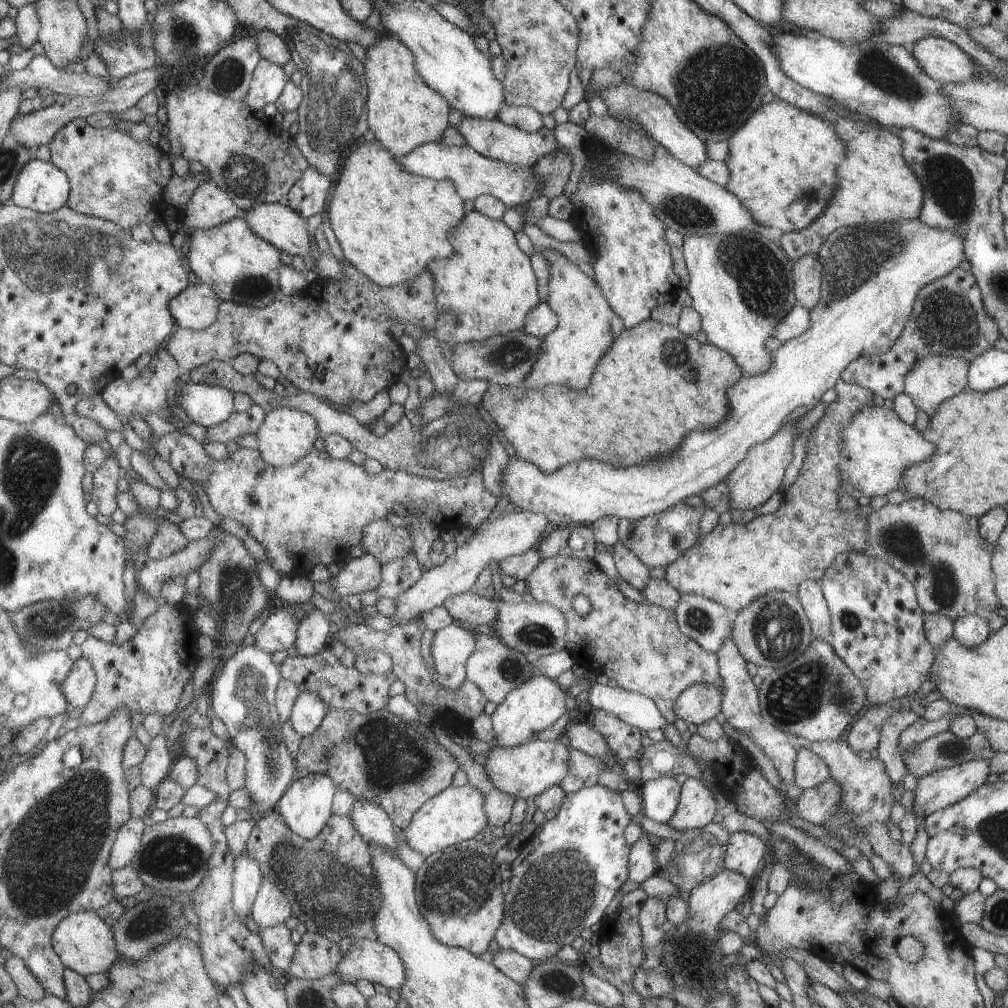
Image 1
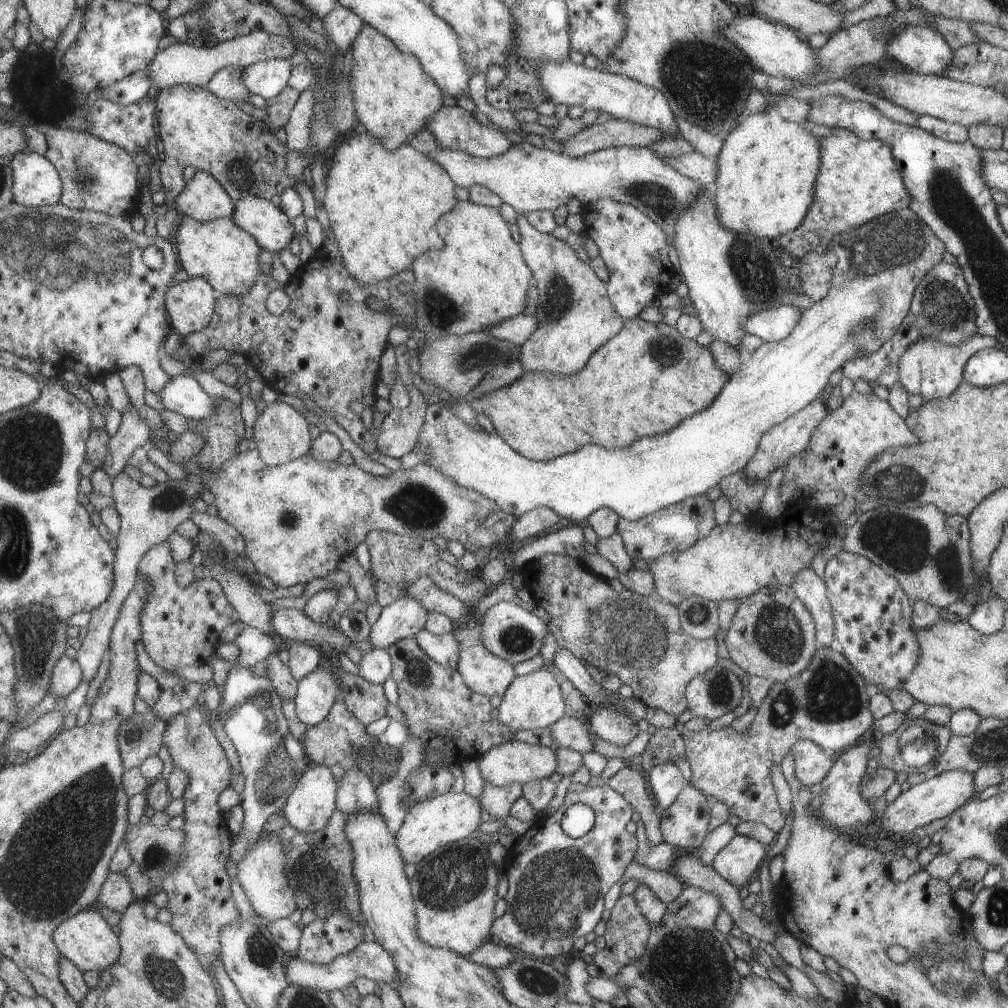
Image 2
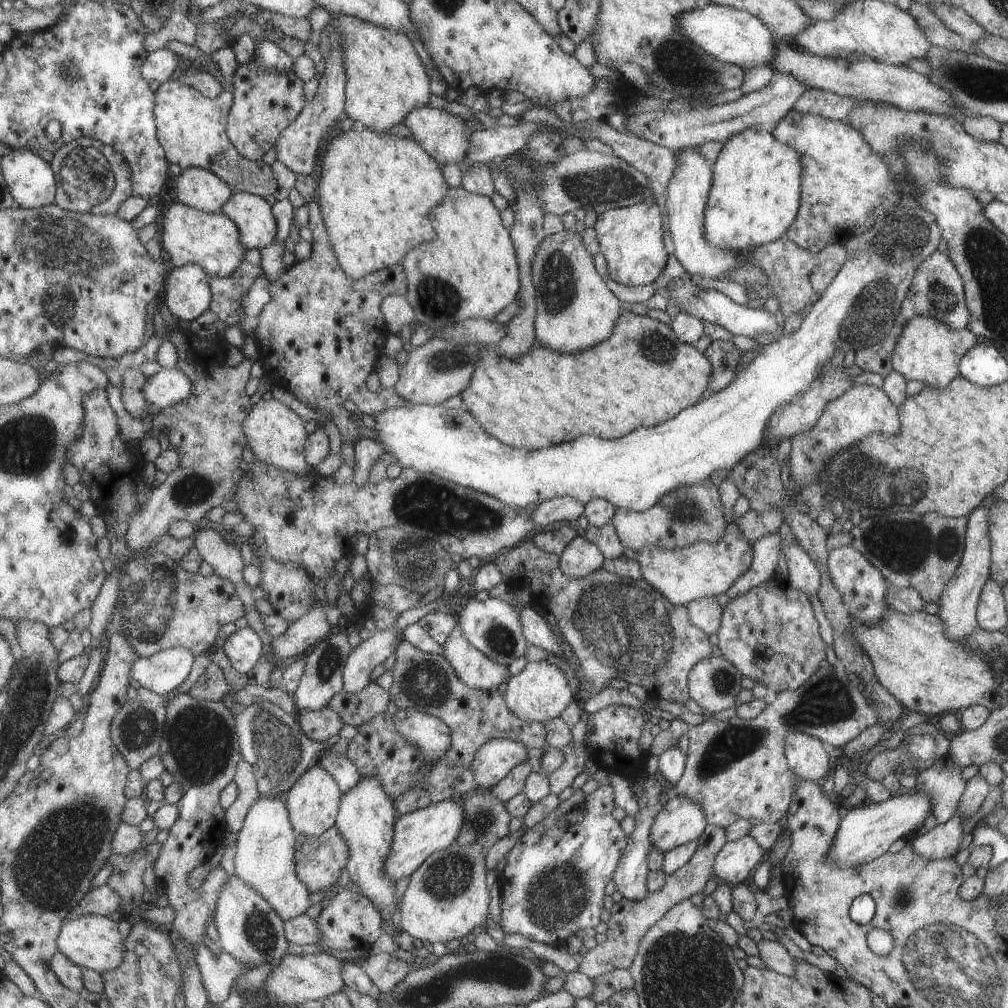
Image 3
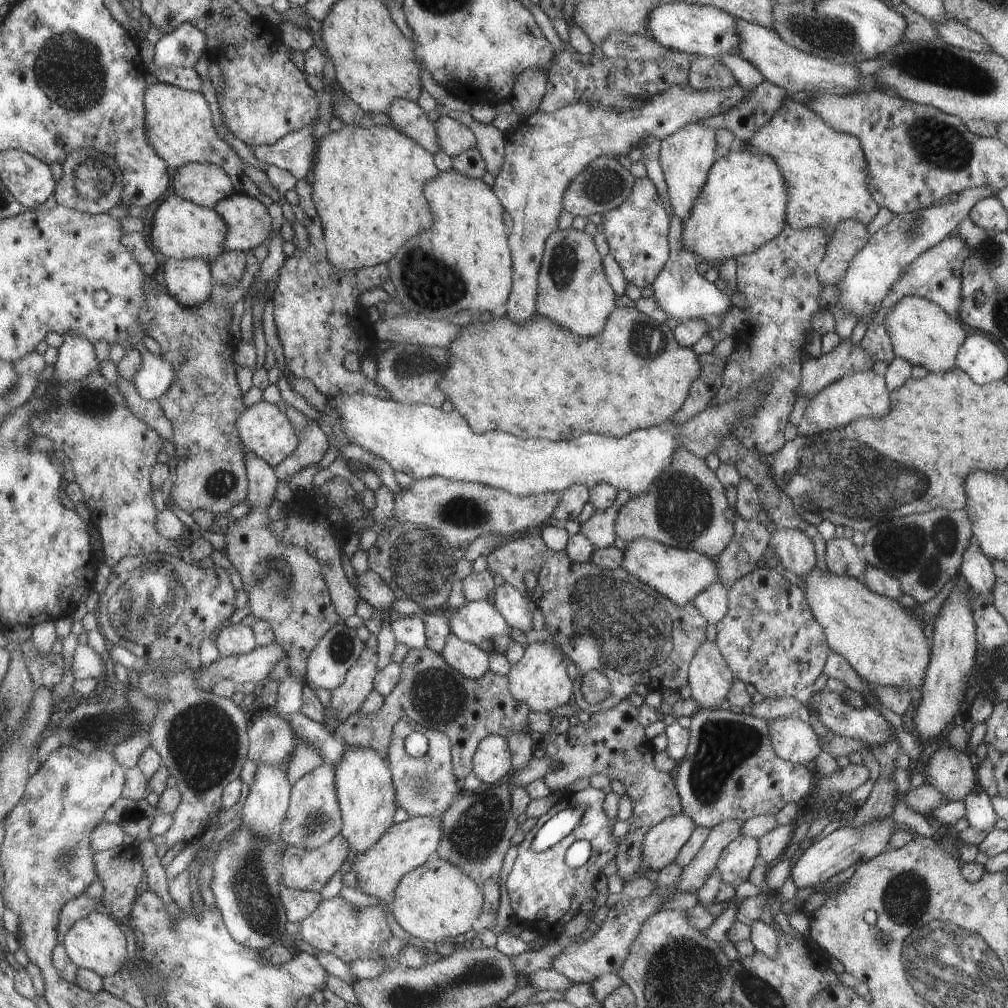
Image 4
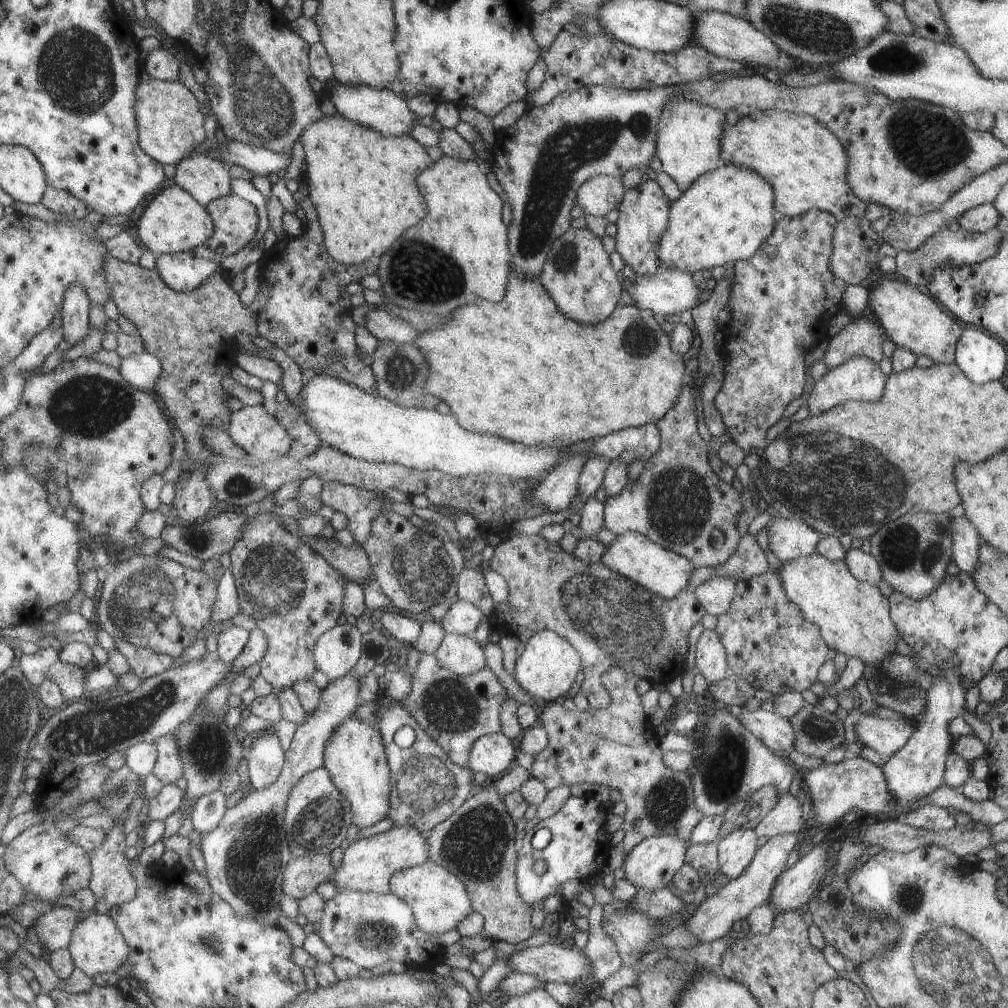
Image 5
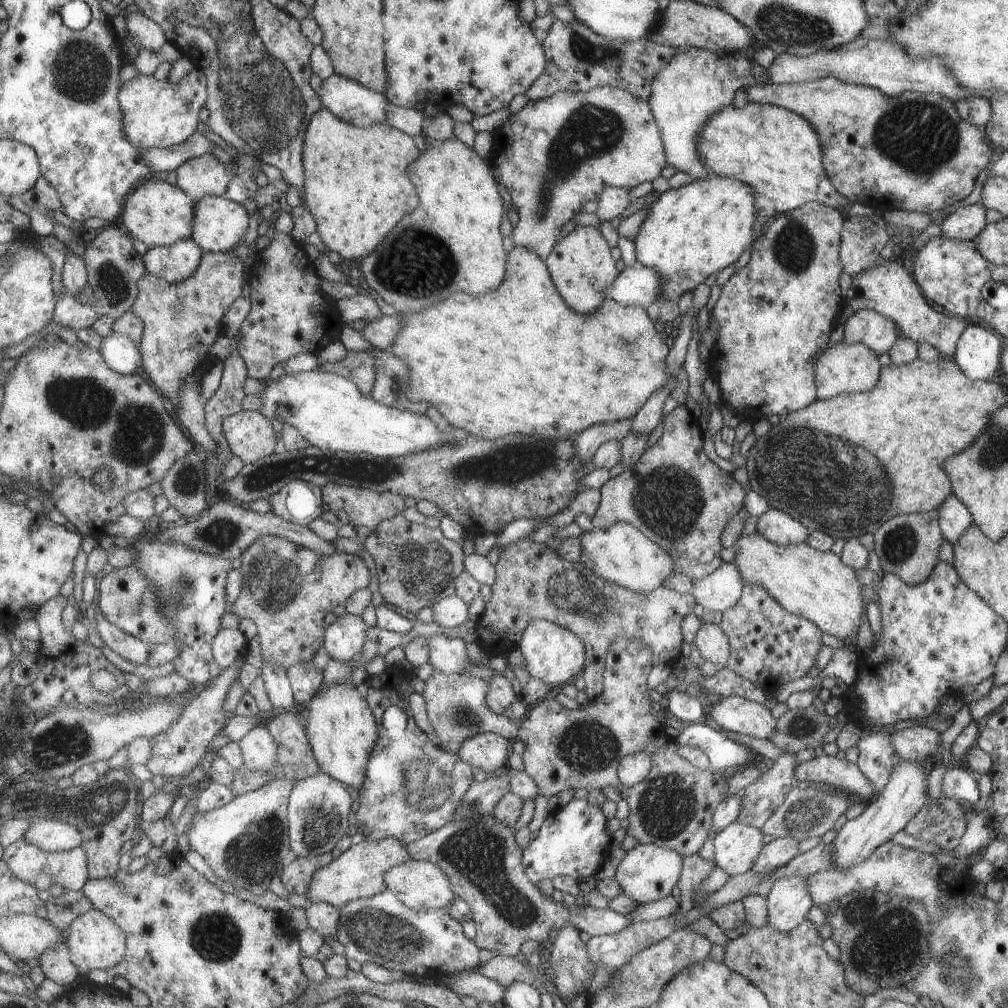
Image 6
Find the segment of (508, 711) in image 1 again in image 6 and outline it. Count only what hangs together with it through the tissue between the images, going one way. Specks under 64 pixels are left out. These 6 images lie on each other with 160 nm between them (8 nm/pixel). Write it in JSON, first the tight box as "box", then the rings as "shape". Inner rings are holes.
{"box":[518,620,583,688],"shape":[[[533,620],[522,632],[521,640],[518,642],[518,649],[523,654],[525,671],[531,678],[549,684],[550,688],[555,684],[571,682],[581,666],[583,666],[583,643],[570,630],[557,626],[547,620]]]}

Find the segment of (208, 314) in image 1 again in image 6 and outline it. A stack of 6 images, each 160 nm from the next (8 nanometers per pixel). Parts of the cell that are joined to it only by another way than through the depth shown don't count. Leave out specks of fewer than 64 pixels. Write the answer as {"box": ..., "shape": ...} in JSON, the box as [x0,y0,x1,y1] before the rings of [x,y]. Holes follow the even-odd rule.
{"box":[144,238,202,283],"shape":[[[190,238],[179,240],[173,246],[148,248],[144,260],[148,272],[166,279],[167,283],[185,280],[195,272],[202,257],[202,248]]]}

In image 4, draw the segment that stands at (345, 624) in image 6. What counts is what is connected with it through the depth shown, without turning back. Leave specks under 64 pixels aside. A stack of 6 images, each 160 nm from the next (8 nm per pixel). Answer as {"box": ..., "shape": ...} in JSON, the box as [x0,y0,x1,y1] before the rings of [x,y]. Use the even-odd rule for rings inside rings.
{"box":[305,625,363,692],"shape":[[[332,625],[314,647],[306,661],[305,683],[311,692],[331,690],[343,683],[347,670],[362,654],[363,642],[355,630],[345,625]]]}

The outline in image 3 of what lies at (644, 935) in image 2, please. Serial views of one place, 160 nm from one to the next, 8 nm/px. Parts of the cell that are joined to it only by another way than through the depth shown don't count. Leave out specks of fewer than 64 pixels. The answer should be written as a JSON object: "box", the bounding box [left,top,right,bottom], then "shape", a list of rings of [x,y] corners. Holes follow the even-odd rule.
{"box":[577,824,725,978],"shape":[[[706,824],[706,829],[696,840],[696,850],[691,858],[672,874],[667,875],[664,886],[657,892],[649,893],[643,900],[633,902],[622,898],[611,906],[609,920],[607,920],[607,930],[605,930],[605,940],[602,944],[597,944],[579,960],[577,971],[585,974],[588,978],[595,978],[615,969],[627,969],[635,957],[641,936],[667,911],[671,906],[675,906],[679,900],[690,898],[693,894],[701,893],[709,876],[711,876],[713,862],[721,846],[725,844],[725,834],[723,828]]]}

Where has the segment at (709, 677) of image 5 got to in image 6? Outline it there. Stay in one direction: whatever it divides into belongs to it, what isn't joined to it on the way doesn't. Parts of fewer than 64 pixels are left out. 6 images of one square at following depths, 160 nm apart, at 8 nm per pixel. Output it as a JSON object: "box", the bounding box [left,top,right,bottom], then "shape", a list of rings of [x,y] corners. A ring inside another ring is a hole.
{"box":[694,623,729,666],"shape":[[[701,623],[694,637],[697,652],[705,662],[724,666],[729,653],[729,639],[721,627],[712,623]]]}

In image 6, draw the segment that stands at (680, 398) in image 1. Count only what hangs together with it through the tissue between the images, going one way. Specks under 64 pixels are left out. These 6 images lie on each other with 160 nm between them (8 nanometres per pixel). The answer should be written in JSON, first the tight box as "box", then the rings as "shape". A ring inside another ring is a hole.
{"box":[391,248,671,440],"shape":[[[513,248],[507,252],[506,277],[494,290],[489,290],[479,296],[467,296],[467,294],[453,294],[451,298],[445,298],[443,302],[433,304],[431,308],[425,308],[415,314],[405,314],[405,326],[399,328],[399,334],[393,338],[391,354],[395,354],[399,360],[403,360],[409,368],[411,382],[407,390],[407,399],[411,402],[427,402],[435,407],[442,416],[442,423],[455,428],[463,428],[467,434],[475,434],[477,438],[499,438],[505,434],[527,434],[527,436],[547,436],[555,440],[572,440],[576,434],[583,432],[594,424],[617,422],[625,418],[634,418],[639,408],[659,390],[671,375],[665,370],[666,358],[669,356],[669,348],[664,342],[664,333],[655,330],[653,322],[649,320],[641,306],[623,306],[621,303],[610,299],[603,300],[599,310],[593,314],[577,314],[567,307],[562,296],[555,290],[551,282],[549,271],[543,259],[537,254],[525,248]]]}

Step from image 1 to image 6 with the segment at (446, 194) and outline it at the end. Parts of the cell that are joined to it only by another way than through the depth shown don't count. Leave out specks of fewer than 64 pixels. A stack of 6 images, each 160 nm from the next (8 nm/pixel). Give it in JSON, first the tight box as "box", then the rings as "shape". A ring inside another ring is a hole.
{"box":[301,110,420,260],"shape":[[[318,110],[306,126],[302,142],[302,167],[305,186],[301,201],[315,220],[316,232],[330,252],[339,254],[343,260],[363,259],[380,244],[381,238],[395,226],[395,222],[417,206],[417,188],[406,173],[407,165],[420,155],[413,140],[403,131],[385,122],[358,127],[343,122],[330,110]]]}

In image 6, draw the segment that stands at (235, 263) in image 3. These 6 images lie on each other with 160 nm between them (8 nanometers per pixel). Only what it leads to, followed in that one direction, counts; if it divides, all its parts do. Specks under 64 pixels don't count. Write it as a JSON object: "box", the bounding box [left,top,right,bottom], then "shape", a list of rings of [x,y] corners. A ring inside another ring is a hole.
{"box":[122,179,194,248],"shape":[[[149,179],[130,194],[122,214],[122,222],[127,231],[149,248],[173,246],[179,240],[191,239],[194,218],[193,200],[176,185],[155,179]]]}

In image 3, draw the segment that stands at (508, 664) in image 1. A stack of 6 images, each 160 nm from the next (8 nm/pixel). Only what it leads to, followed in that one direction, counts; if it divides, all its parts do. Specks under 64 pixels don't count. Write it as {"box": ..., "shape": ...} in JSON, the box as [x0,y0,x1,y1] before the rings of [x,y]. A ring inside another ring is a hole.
{"box":[441,623,507,690],"shape":[[[457,623],[445,640],[441,655],[450,663],[455,675],[466,684],[479,690],[496,688],[502,682],[507,682],[507,666],[502,666],[487,658],[482,651],[471,646],[463,638],[461,626]]]}

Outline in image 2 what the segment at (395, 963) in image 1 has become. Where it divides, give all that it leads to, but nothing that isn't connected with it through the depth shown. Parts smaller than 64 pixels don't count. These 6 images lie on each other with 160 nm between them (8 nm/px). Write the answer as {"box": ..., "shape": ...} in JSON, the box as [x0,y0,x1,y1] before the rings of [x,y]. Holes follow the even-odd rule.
{"box":[284,942,398,992],"shape":[[[361,942],[353,950],[341,954],[327,964],[311,964],[297,957],[288,958],[284,964],[287,982],[295,986],[309,986],[317,990],[332,992],[353,984],[357,978],[367,978],[376,984],[391,984],[397,981],[398,970],[394,959],[376,942]]]}

